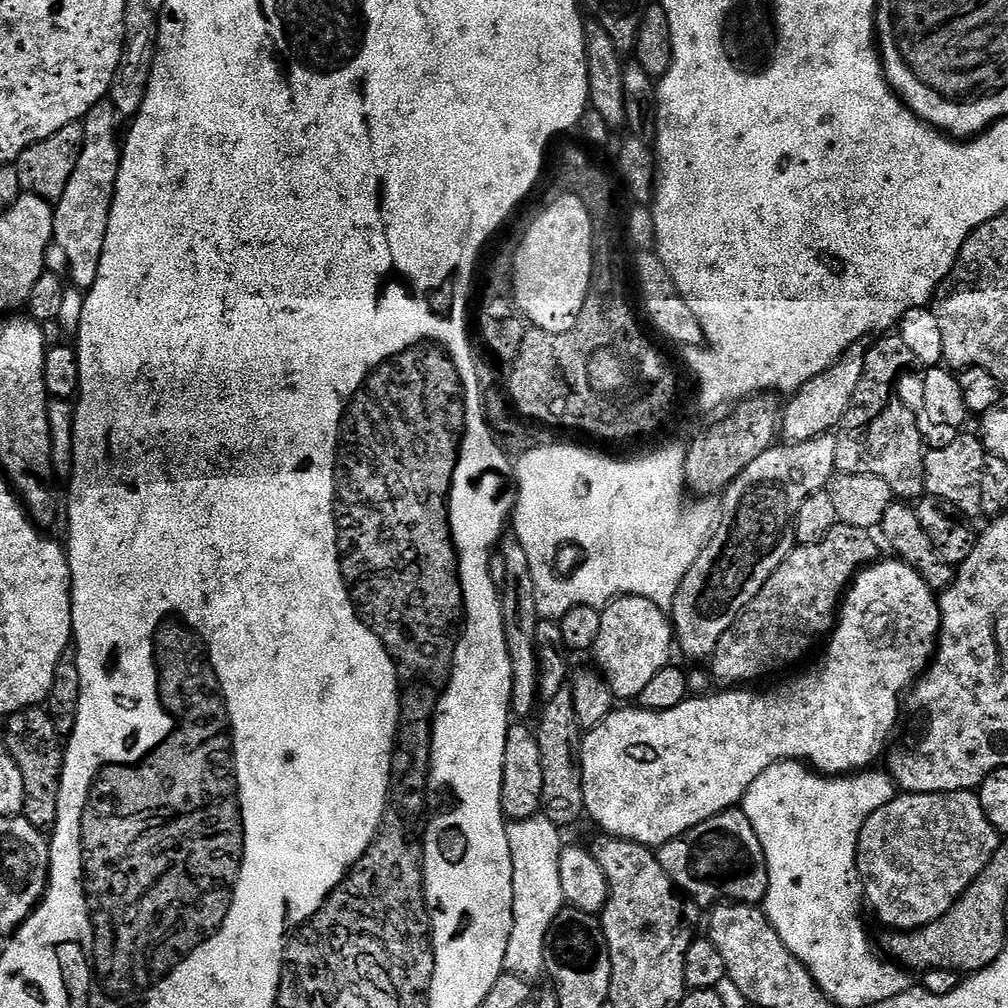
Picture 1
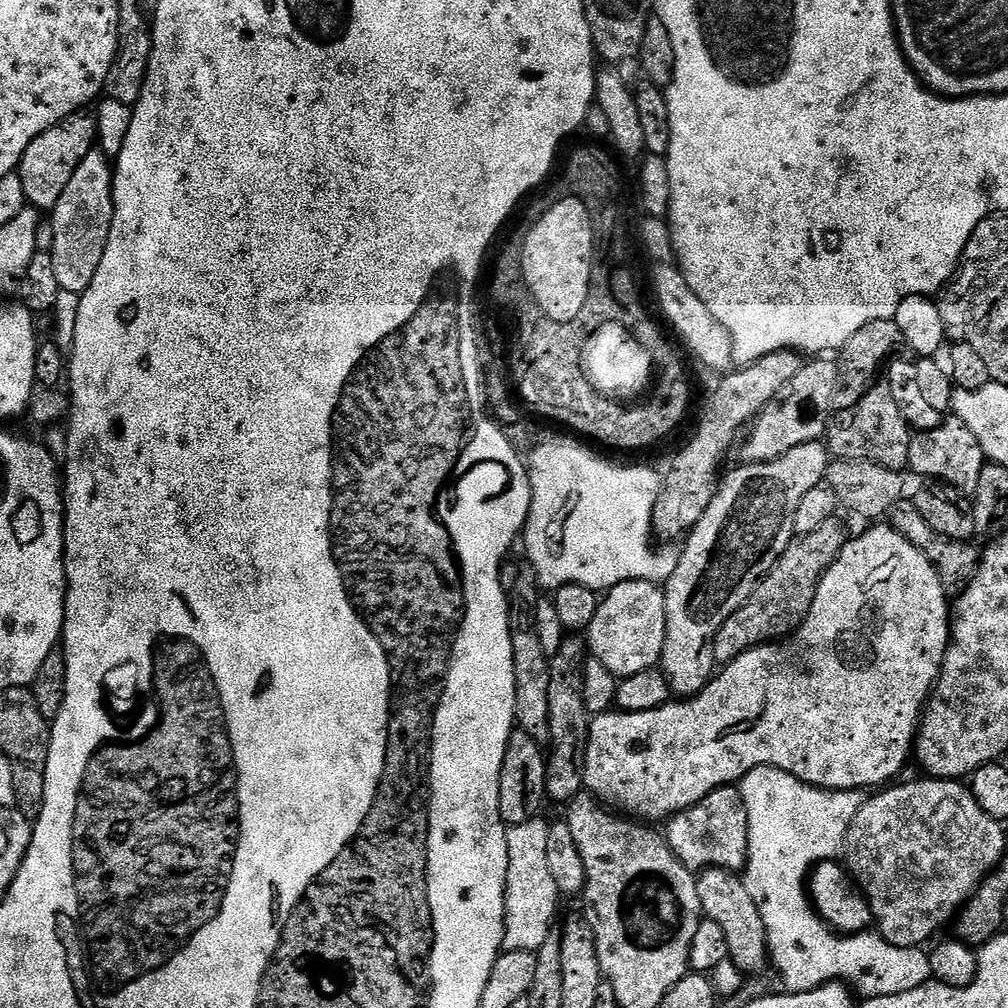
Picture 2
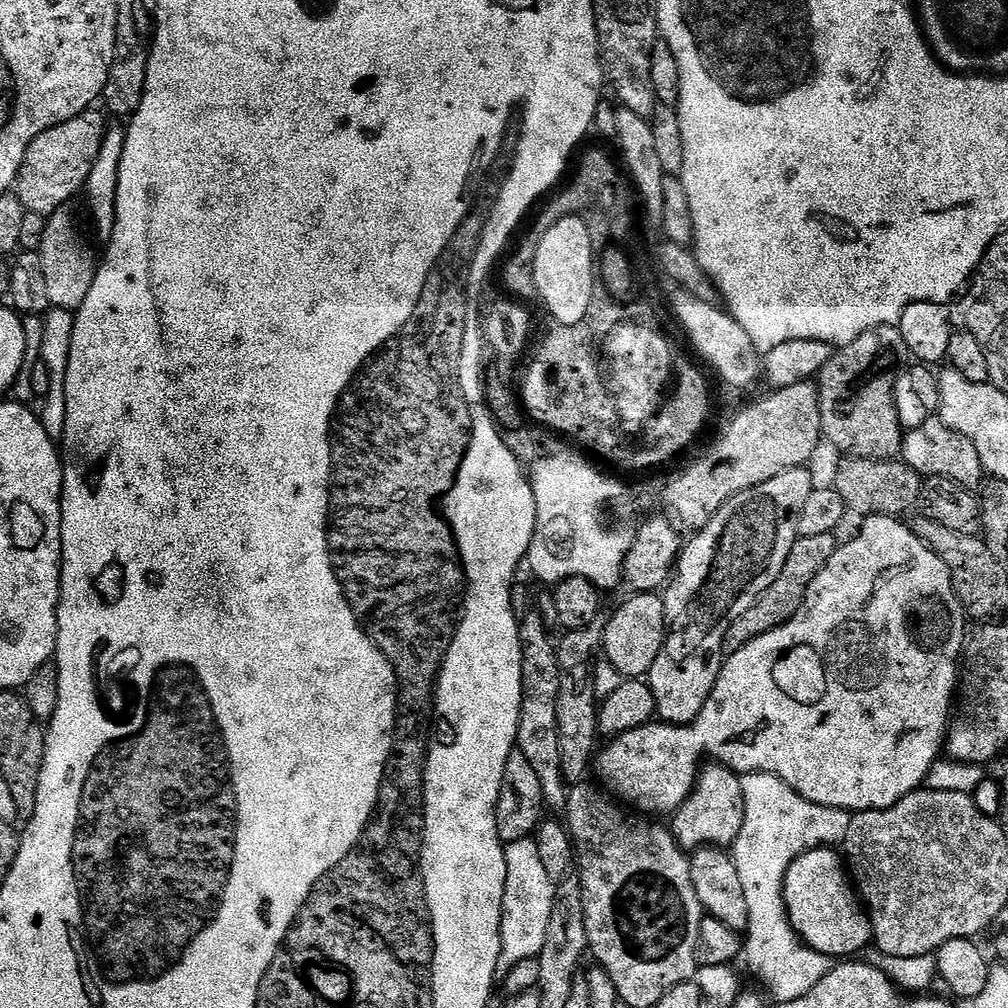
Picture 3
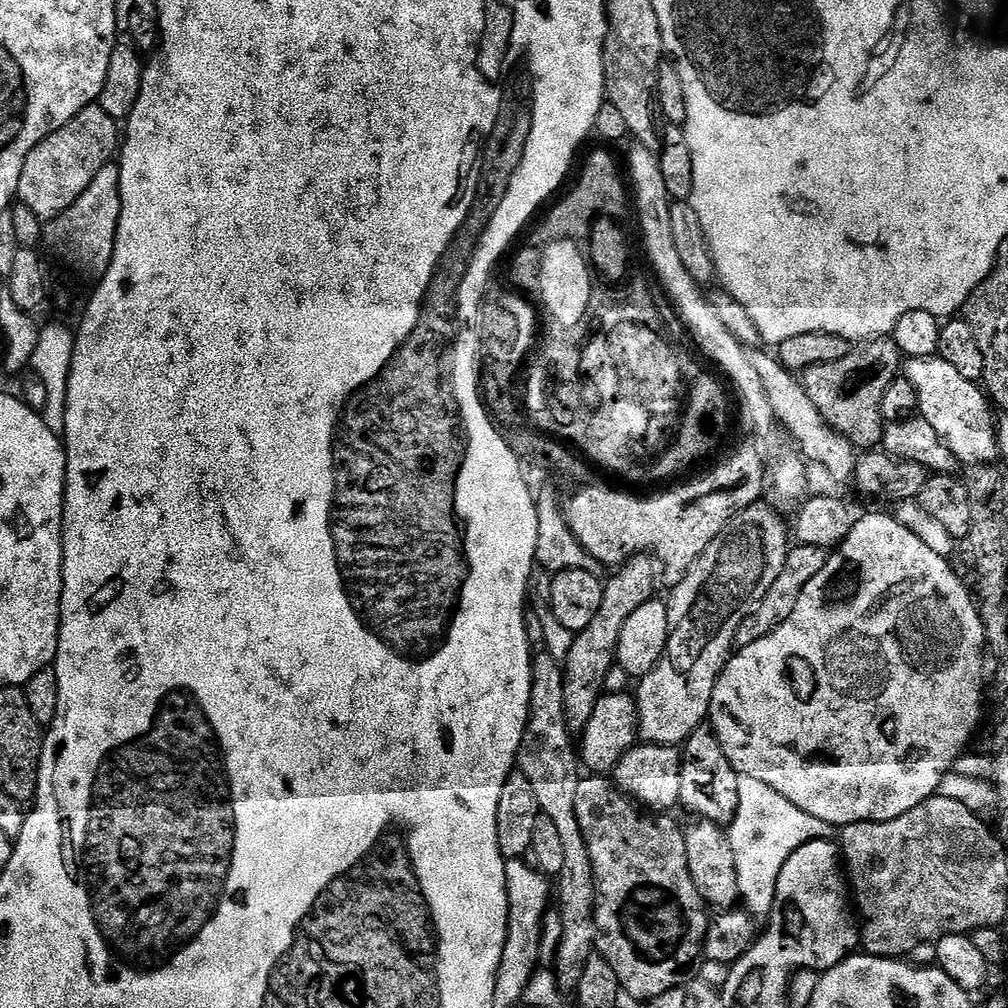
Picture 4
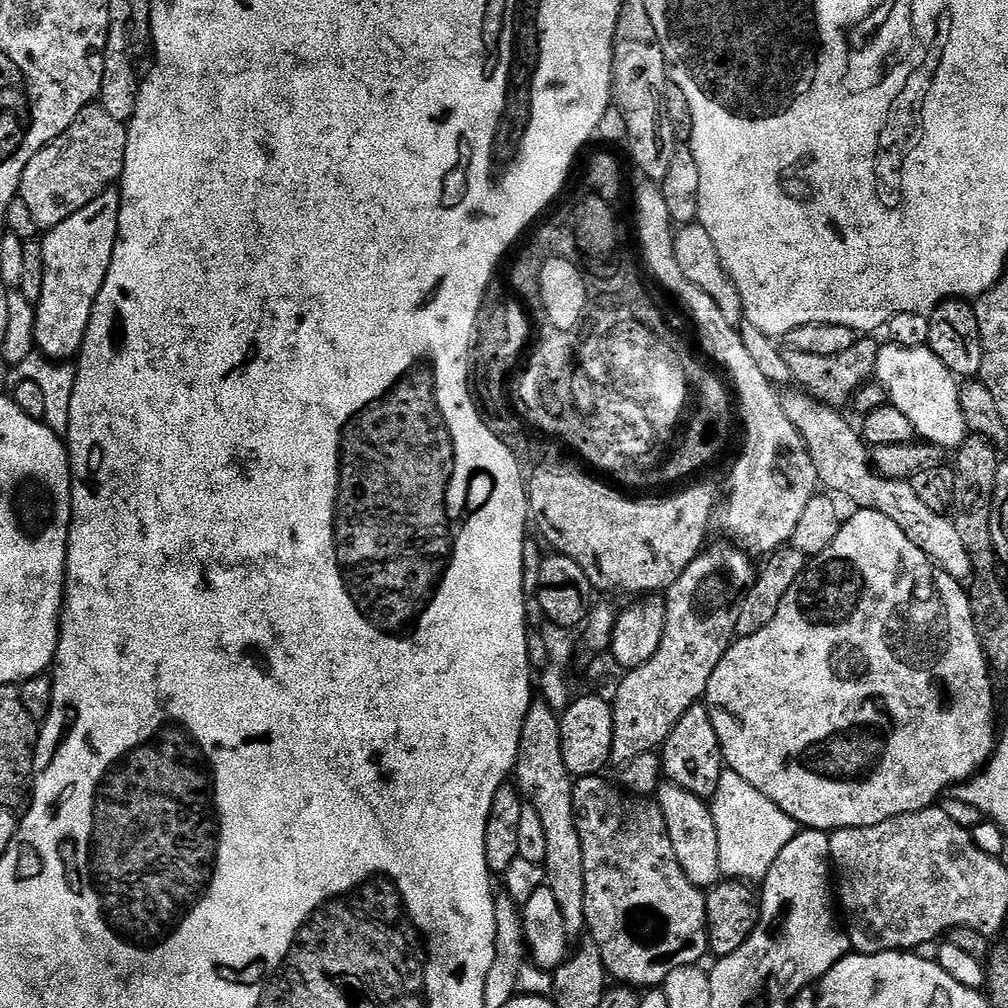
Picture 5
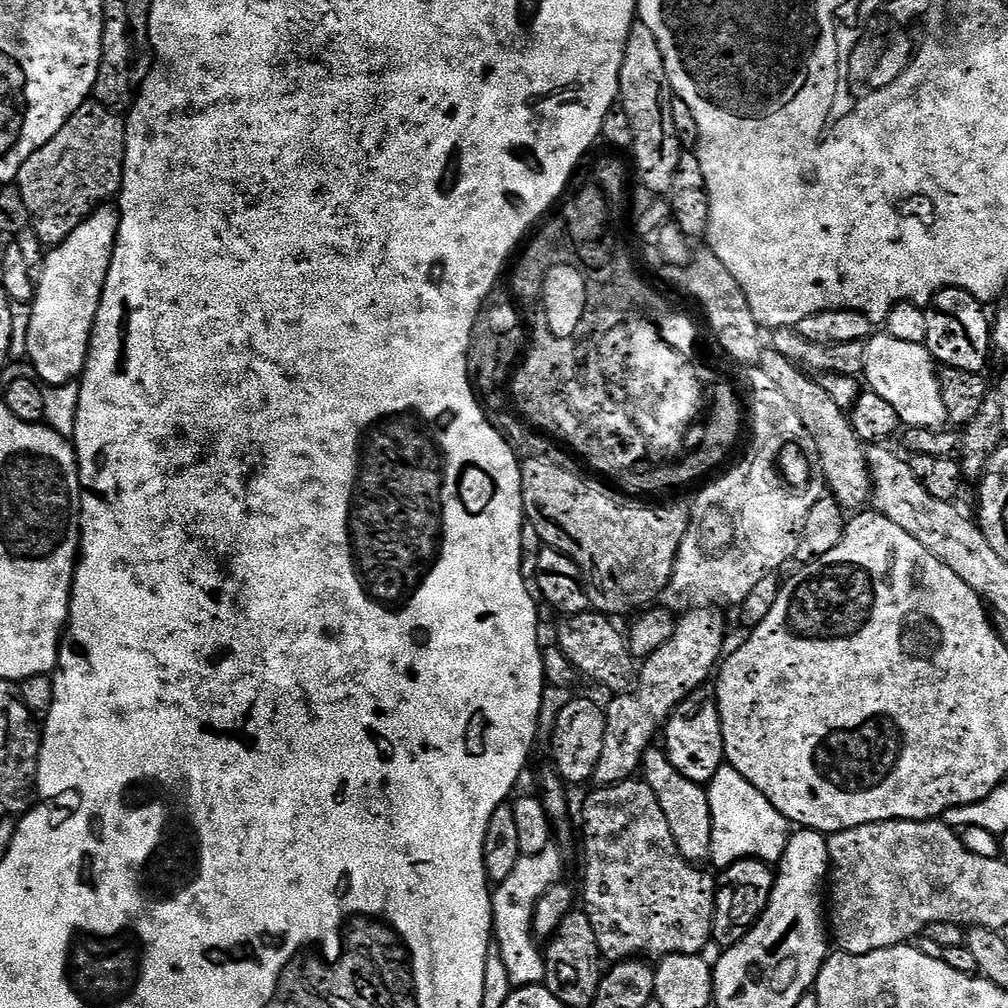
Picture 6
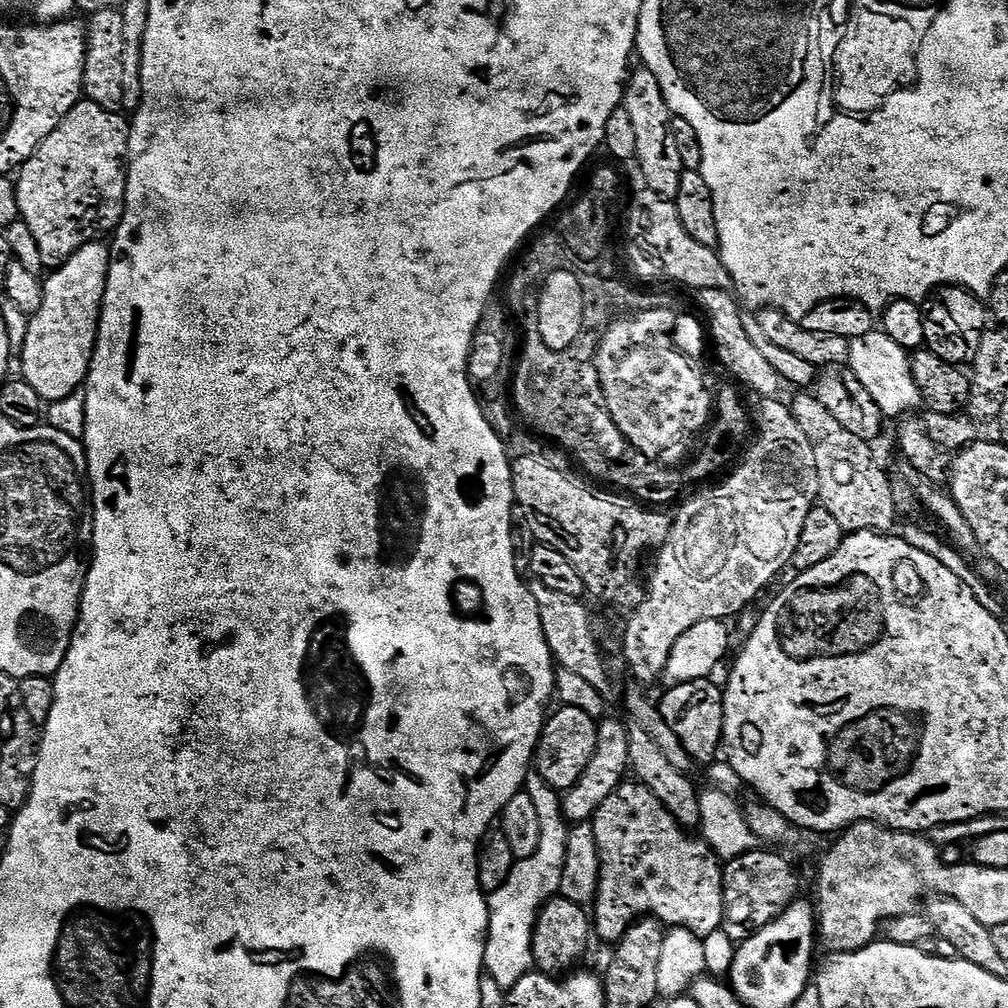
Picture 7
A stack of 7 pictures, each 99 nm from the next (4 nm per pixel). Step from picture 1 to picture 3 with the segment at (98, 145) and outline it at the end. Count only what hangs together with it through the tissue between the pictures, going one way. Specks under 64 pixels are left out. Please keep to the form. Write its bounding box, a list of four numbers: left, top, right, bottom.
[39,210,98,313]

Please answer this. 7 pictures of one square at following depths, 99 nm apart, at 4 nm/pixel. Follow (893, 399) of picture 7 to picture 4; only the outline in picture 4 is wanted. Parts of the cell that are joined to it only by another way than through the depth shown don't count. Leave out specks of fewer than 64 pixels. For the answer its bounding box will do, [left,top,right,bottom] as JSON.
[906,355,999,466]

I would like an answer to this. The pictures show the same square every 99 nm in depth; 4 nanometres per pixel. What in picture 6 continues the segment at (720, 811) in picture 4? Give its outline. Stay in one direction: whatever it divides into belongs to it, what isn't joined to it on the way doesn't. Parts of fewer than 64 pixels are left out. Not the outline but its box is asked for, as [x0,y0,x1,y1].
[662,683,725,786]

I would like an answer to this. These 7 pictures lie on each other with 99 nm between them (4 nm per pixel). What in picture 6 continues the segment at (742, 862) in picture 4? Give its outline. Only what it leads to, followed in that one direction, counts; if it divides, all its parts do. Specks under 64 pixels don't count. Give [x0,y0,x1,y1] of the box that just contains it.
[706,767,790,870]

